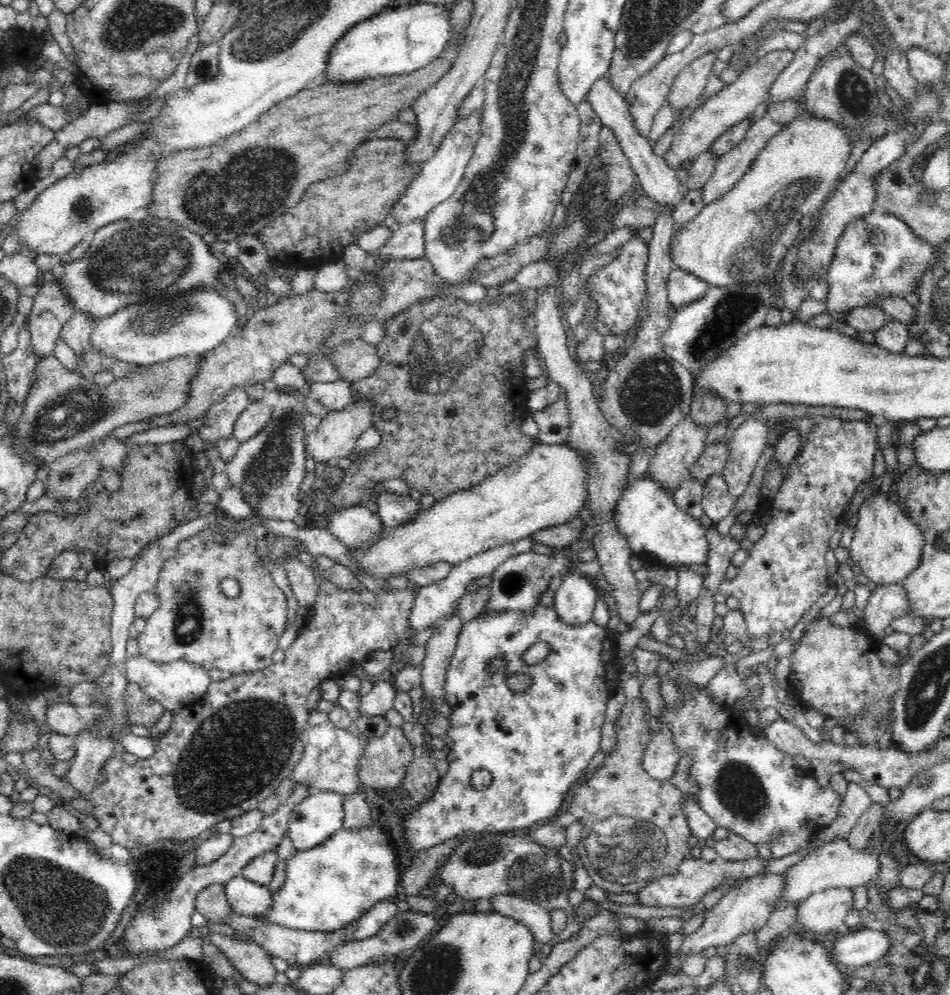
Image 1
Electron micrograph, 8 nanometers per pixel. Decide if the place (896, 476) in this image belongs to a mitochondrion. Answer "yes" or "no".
no

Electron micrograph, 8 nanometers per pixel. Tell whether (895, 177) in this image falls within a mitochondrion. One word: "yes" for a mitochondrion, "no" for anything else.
yes

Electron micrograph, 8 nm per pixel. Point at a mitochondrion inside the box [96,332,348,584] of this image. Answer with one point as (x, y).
(270, 463)

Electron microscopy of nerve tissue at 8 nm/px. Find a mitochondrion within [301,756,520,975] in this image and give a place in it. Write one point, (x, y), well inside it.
(485, 852)

